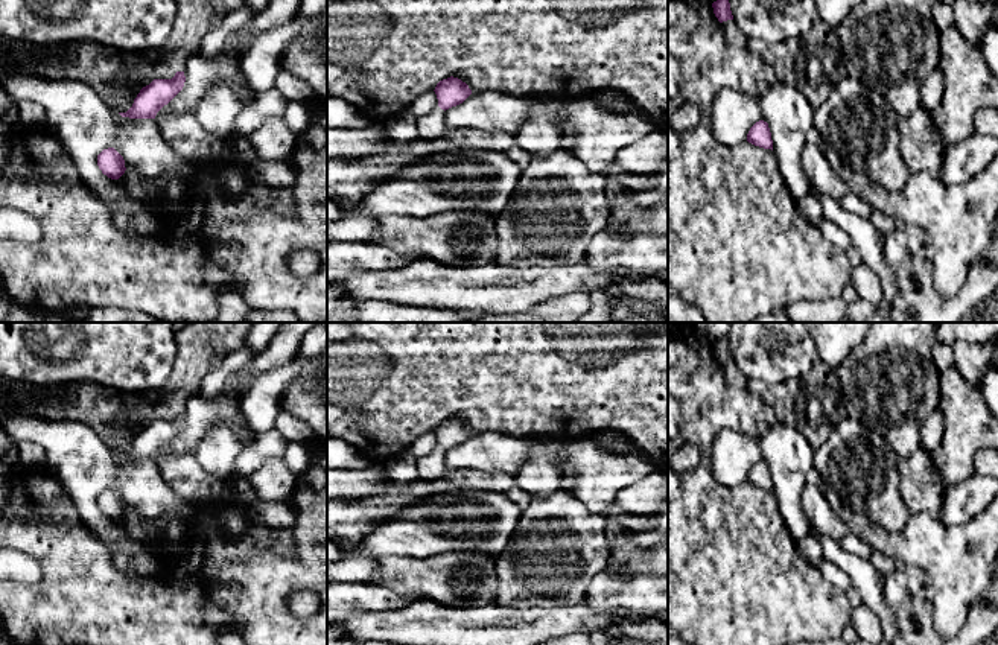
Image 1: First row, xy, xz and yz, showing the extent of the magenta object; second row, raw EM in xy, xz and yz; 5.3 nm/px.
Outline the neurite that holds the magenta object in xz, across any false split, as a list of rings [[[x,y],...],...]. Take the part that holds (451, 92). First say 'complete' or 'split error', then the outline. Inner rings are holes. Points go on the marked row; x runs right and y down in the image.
split error; [[[453,76],[440,81],[434,91],[438,99],[438,108],[417,119],[417,138],[421,140],[435,140],[443,135],[446,131],[444,111],[462,103],[472,94],[469,85]]]

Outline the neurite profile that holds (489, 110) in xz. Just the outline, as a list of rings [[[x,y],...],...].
[[[502,91],[470,94],[462,103],[444,111],[449,128],[473,126],[482,131],[502,131],[517,135],[529,117],[529,105],[523,96]]]

